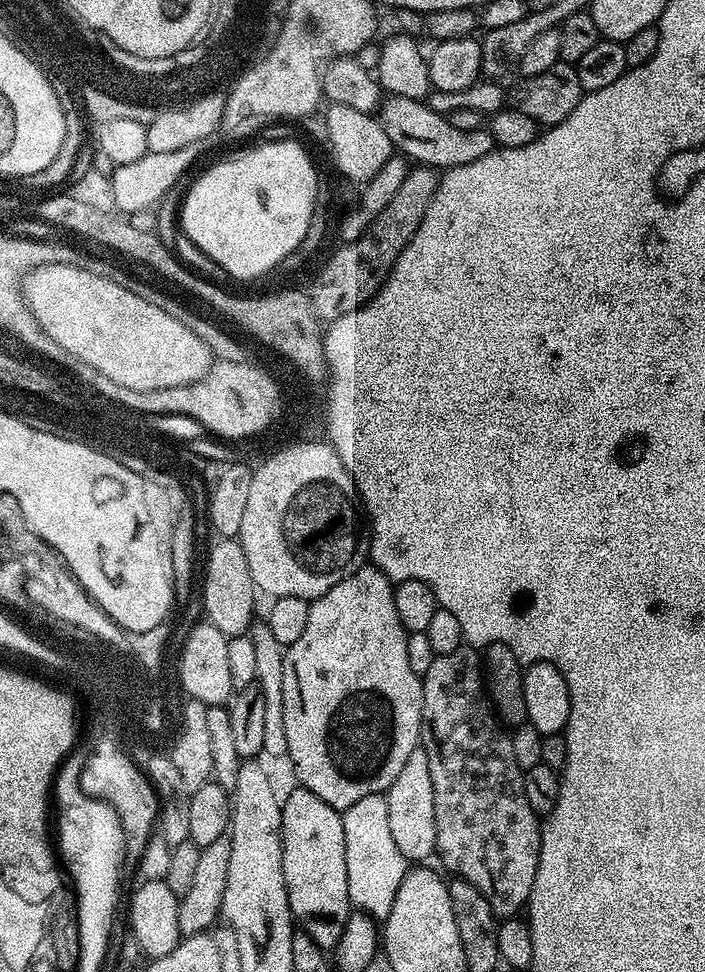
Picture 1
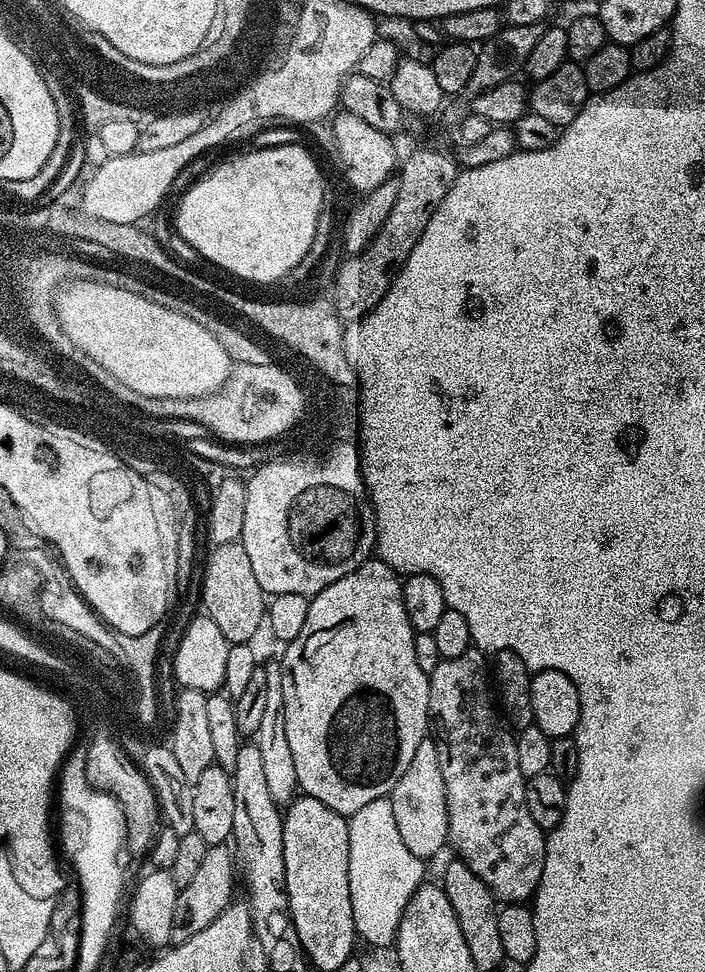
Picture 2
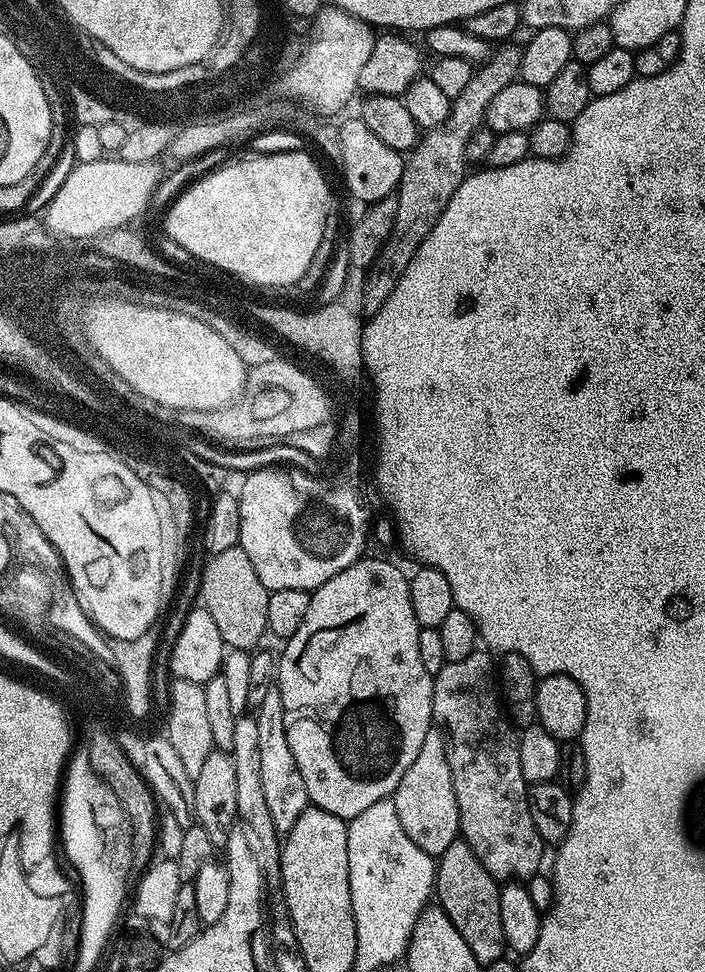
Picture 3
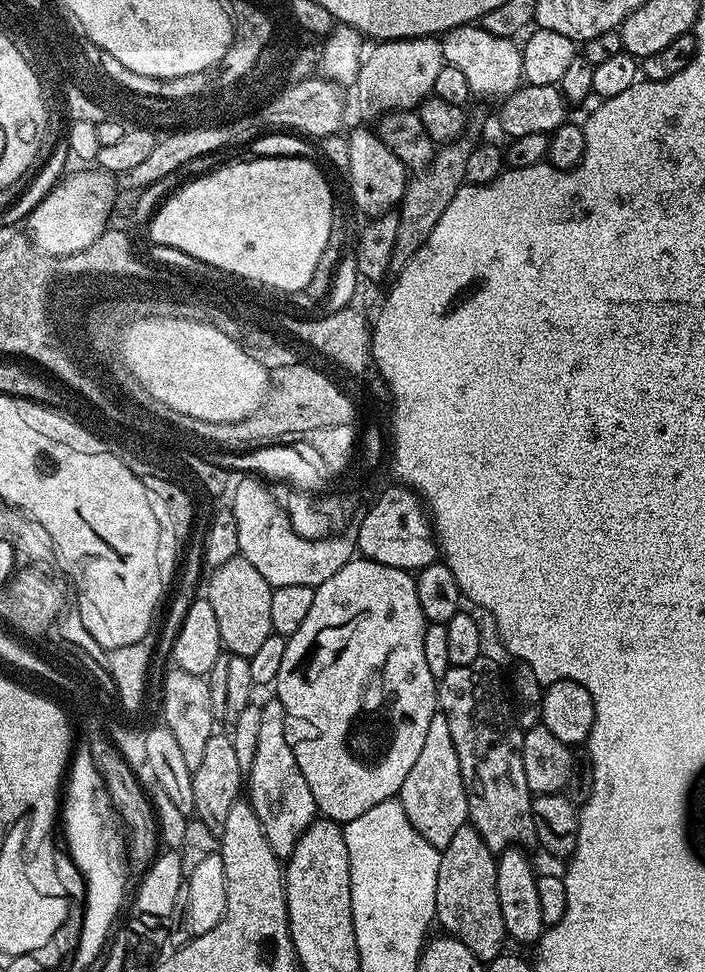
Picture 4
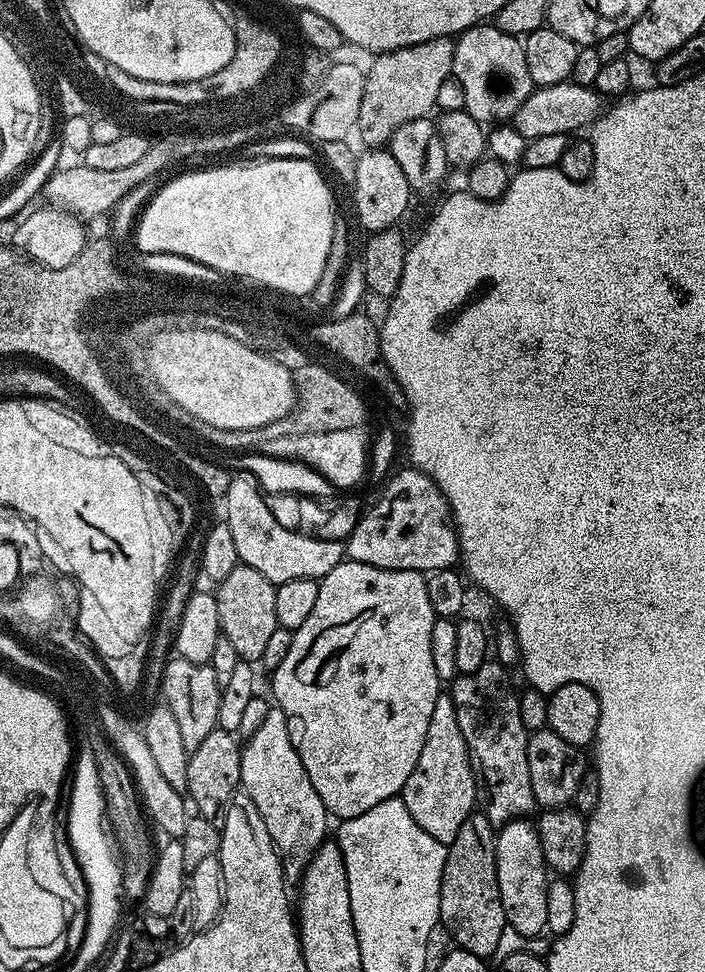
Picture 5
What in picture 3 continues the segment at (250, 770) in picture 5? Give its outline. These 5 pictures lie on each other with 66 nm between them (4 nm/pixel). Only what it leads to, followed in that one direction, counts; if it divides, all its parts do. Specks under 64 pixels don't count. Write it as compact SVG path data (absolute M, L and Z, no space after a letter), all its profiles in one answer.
M279 691L268 692L266 698L262 698L260 707L255 709L254 715L258 722L258 751L262 761L262 791L266 797L266 807L270 810L270 818L277 833L286 834L292 829L294 822L298 822L298 814L302 814L302 810L310 806L310 801L306 794L306 782L302 782L302 774L298 774L294 754L290 754L290 724L286 719Z

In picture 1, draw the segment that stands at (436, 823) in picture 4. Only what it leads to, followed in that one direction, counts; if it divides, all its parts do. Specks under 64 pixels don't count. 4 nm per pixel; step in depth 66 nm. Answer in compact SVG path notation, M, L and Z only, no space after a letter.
M417 746L414 754L406 758L398 778L388 787L386 810L390 817L390 834L398 850L409 862L424 862L428 855L436 852L436 819L434 818L434 778L430 770L428 755Z

